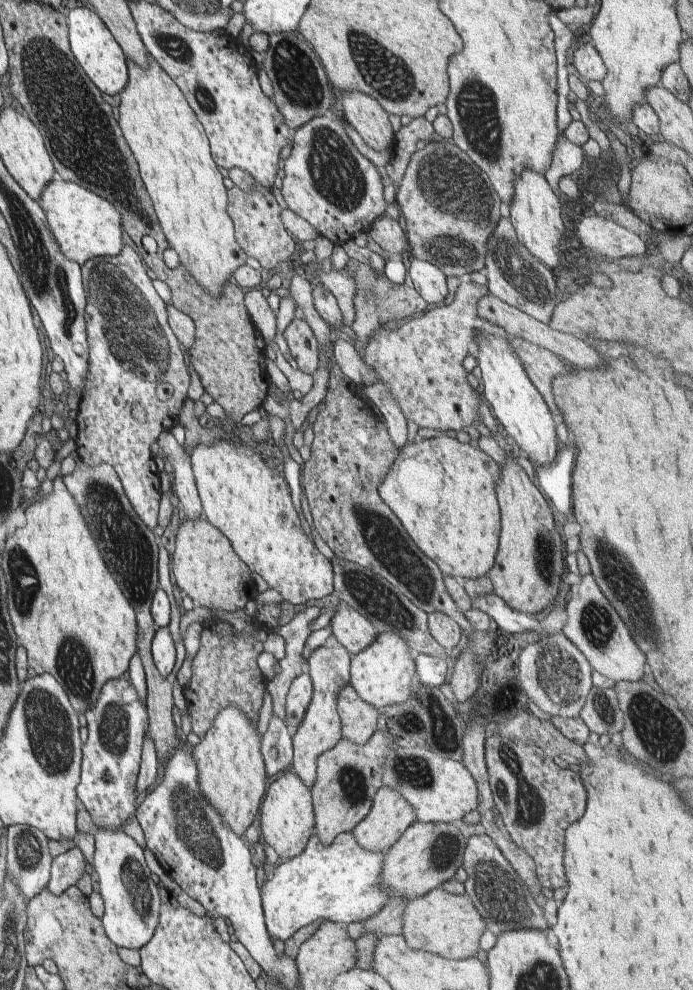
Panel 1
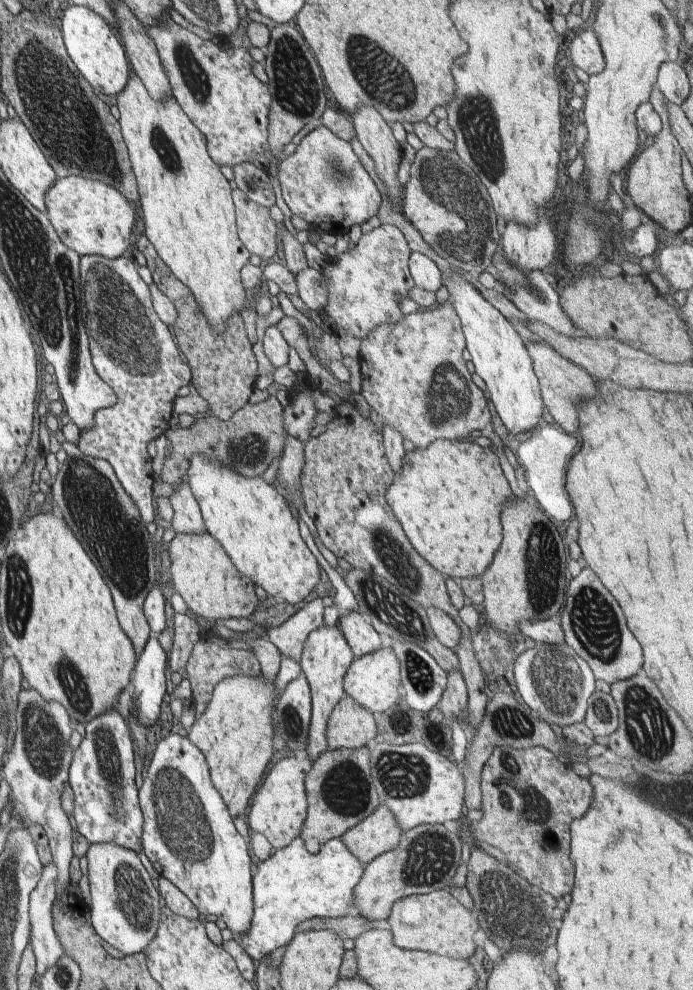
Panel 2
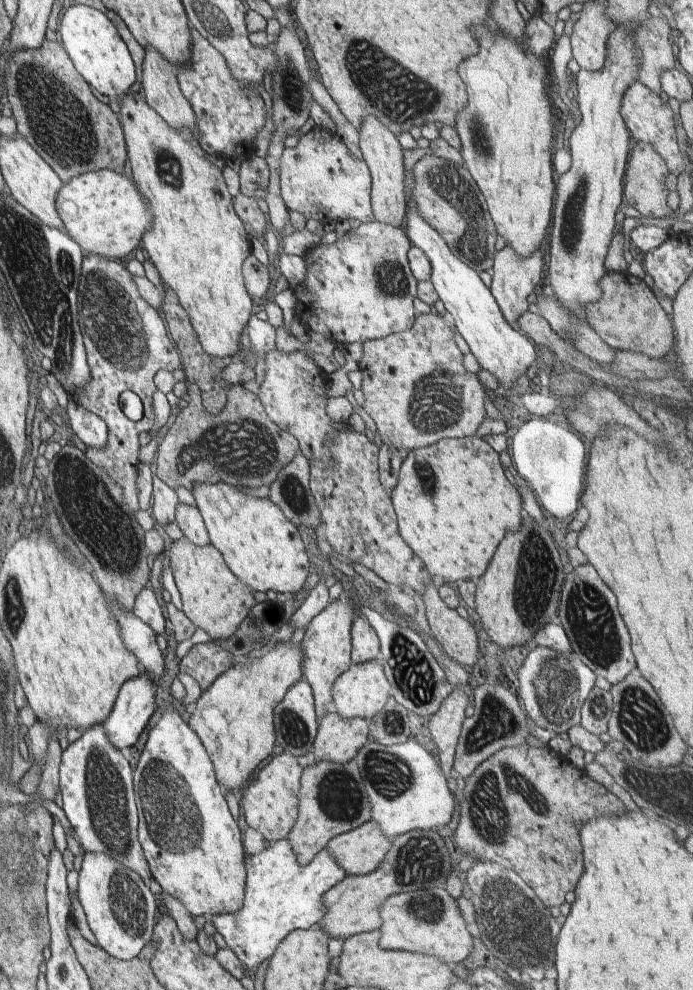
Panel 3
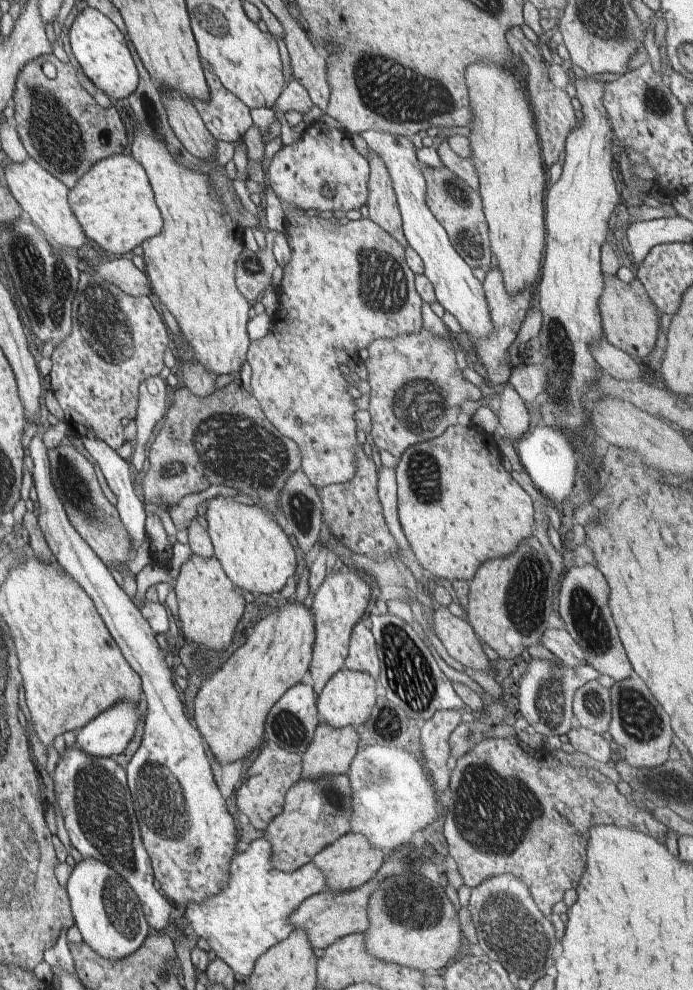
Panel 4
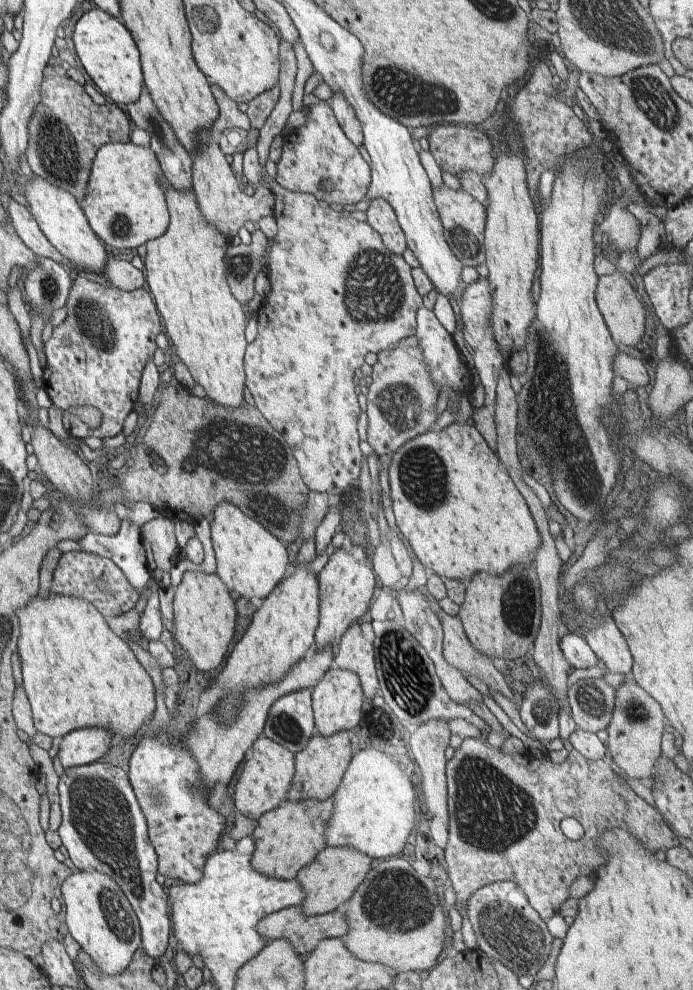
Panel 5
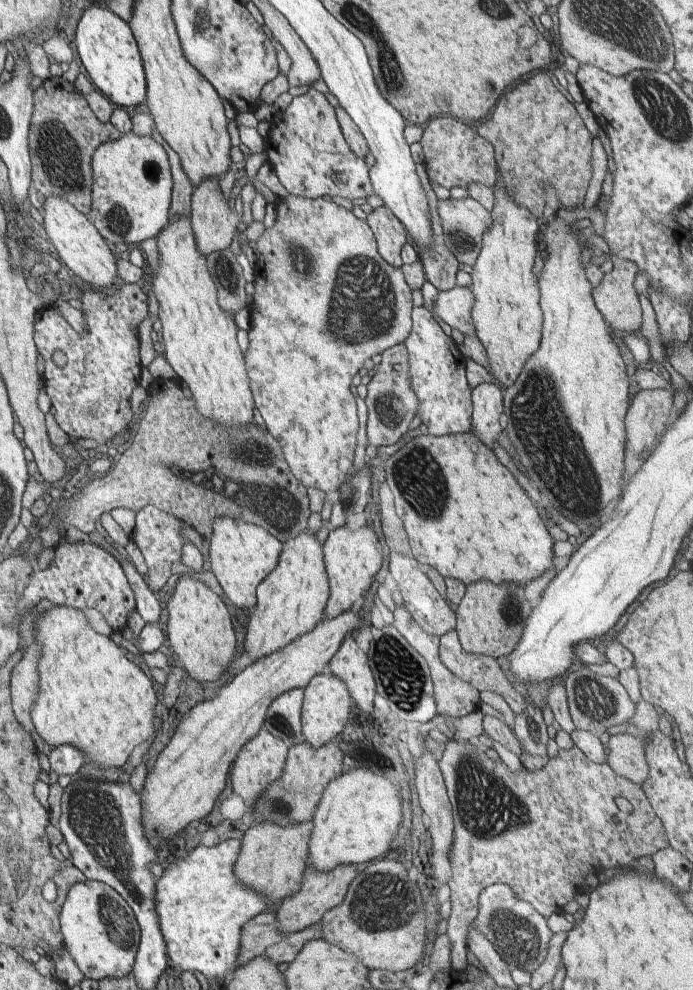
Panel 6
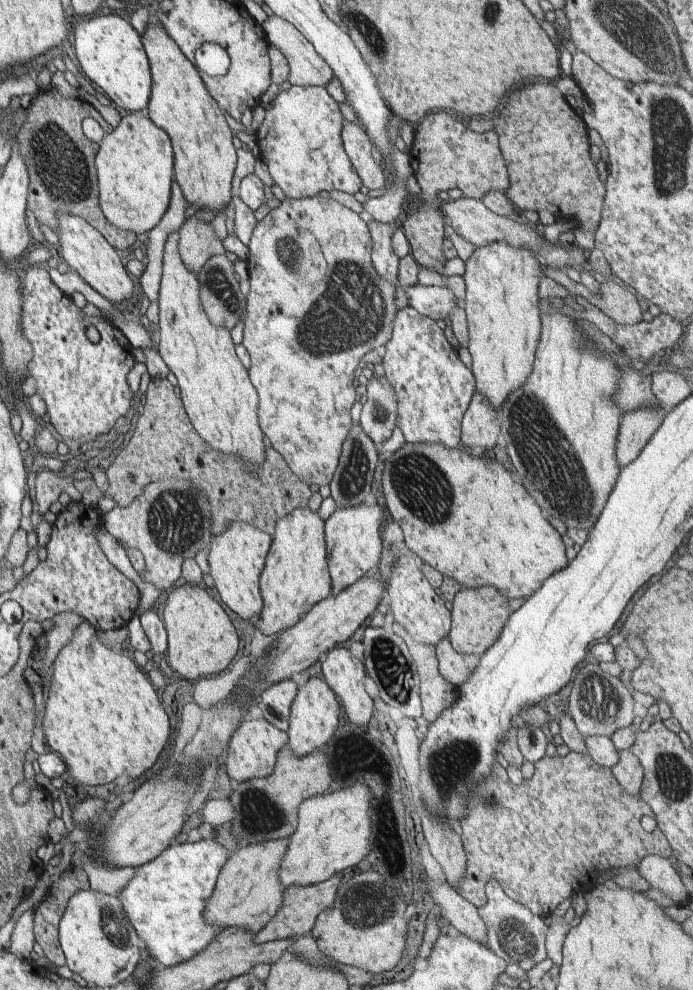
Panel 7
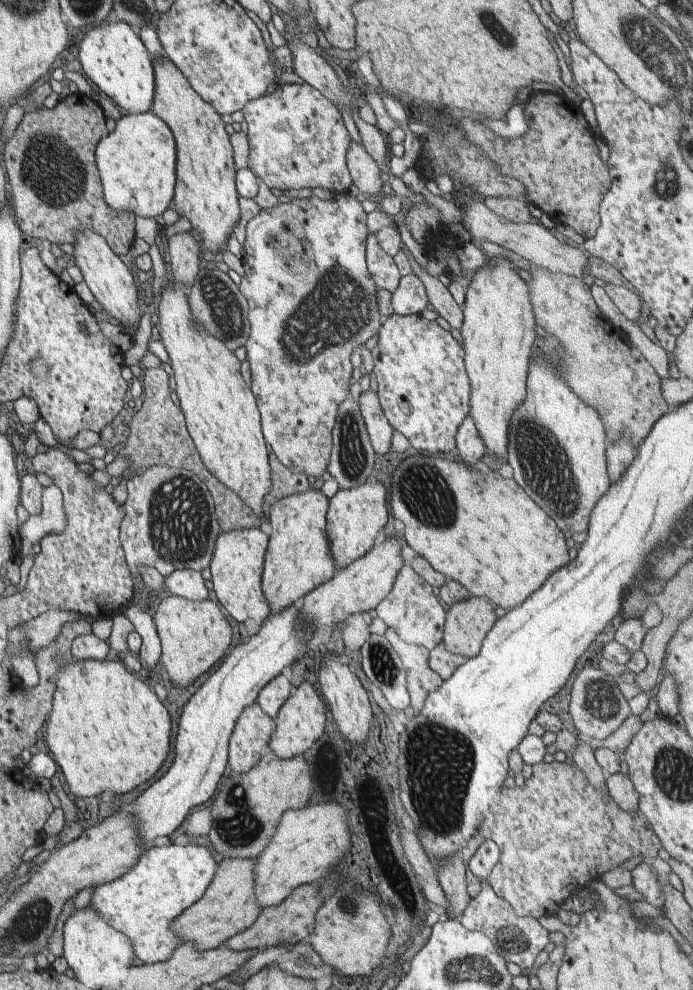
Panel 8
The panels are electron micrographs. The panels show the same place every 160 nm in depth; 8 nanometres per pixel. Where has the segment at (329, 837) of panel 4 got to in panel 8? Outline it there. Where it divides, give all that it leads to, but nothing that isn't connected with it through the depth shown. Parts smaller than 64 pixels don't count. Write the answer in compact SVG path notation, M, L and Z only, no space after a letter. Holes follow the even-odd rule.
M225 858L218 865L217 873L202 898L170 922L170 932L174 932L181 942L192 942L196 950L206 951L250 928L263 910L258 906L254 892L254 862L256 859Z

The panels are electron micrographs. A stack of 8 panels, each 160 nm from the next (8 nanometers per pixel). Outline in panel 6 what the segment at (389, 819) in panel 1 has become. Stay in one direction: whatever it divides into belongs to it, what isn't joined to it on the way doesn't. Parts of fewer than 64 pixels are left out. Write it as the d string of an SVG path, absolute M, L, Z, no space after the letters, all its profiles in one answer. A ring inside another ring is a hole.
M341 864L335 869L324 872L307 866L303 874L300 890L286 897L276 910L281 931L283 933L293 933L320 923L326 912L338 906L344 900L350 883L356 878L360 869L361 867L355 864Z

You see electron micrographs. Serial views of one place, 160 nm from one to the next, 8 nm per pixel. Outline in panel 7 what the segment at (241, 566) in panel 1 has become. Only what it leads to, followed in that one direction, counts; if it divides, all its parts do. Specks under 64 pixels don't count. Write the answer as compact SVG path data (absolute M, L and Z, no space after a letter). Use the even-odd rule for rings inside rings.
M186 583L174 588L166 598L162 616L167 633L166 659L178 677L192 681L218 674L234 660L240 648L236 628L204 585Z

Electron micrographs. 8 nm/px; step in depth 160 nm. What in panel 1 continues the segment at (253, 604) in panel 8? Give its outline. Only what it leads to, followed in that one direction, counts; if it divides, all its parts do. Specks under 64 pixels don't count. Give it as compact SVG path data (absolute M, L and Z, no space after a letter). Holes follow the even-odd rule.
M220 439L211 445L204 442L196 445L190 453L203 516L228 537L235 553L251 572L260 574L271 589L278 591L283 600L292 604L303 605L312 598L324 598L335 592L331 560L322 552L318 552L318 548L302 528L302 520L294 509L289 485L283 473L268 467L260 455L259 446L248 439L241 439L240 443Z

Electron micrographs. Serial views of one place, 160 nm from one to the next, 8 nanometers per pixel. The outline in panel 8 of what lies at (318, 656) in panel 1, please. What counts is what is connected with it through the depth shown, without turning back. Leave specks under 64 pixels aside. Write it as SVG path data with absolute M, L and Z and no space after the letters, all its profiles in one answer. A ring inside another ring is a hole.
M374 478L375 482L364 482L358 488L338 492L329 499L327 511L327 534L330 551L334 556L337 570L342 570L350 562L362 558L372 546L382 537L388 522L388 504L386 504L386 489Z

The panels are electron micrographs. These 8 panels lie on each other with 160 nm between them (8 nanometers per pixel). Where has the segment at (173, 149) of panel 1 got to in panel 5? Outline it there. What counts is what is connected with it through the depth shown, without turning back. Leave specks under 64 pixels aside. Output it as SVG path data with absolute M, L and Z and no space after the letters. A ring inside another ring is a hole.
M166 182L163 190L169 210L169 225L161 237L150 239L146 243L144 273L148 290L151 290L154 304L163 320L164 333L169 342L174 345L176 355L172 360L180 360L187 366L196 384L204 388L206 397L210 397L218 405L236 409L244 402L243 358L248 343L245 328L249 320L249 310L236 300L226 278L224 257L231 244L216 225L204 218L193 189L176 190Z

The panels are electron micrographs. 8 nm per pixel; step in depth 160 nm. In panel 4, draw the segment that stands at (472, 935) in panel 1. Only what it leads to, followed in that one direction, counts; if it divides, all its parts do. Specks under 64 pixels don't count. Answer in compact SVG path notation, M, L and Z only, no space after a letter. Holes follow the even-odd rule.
M422 876L388 877L372 893L368 905L370 926L365 934L367 952L380 961L442 973L460 954L462 931L448 895Z

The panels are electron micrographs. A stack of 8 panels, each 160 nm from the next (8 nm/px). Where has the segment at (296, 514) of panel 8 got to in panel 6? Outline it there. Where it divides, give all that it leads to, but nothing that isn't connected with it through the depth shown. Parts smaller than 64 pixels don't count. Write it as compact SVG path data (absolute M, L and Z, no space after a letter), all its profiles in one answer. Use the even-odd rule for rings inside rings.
M304 530L293 539L286 540L276 568L258 585L257 603L253 615L249 617L244 643L244 650L253 663L313 631L323 620L329 597L329 578L323 546L315 536Z

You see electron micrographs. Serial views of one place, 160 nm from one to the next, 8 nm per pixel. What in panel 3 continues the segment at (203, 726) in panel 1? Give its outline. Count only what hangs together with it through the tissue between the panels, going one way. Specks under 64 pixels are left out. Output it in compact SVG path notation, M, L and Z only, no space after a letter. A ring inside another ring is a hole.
M210 641L192 646L179 665L180 673L192 676L200 689L206 691L220 674L234 664L234 656L230 652L224 652L216 641Z

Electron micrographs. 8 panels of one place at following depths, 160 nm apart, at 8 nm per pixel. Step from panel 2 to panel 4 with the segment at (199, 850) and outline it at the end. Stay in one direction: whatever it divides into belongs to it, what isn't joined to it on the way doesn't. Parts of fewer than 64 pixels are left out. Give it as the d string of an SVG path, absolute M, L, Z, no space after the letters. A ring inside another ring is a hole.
M37 433L29 445L30 456L34 462L33 485L37 490L39 505L38 522L44 538L56 556L57 563L65 572L86 591L90 596L98 614L105 622L109 633L122 651L130 666L140 675L143 688L143 703L146 720L144 720L144 735L142 742L126 766L127 783L133 796L134 806L138 814L138 824L141 839L153 866L156 880L160 882L161 892L171 901L185 908L190 903L203 903L214 898L223 887L229 884L231 875L230 865L236 851L234 847L238 841L236 826L230 812L226 809L226 799L222 796L219 786L214 781L214 774L210 767L210 760L204 750L204 740L197 728L190 725L188 717L182 710L178 690L172 681L172 670L168 665L168 656L160 649L156 641L156 632L144 618L140 609L134 605L125 590L120 586L116 575L102 562L92 547L76 532L67 517L62 501L58 498L51 477L47 448L42 441L42 433Z

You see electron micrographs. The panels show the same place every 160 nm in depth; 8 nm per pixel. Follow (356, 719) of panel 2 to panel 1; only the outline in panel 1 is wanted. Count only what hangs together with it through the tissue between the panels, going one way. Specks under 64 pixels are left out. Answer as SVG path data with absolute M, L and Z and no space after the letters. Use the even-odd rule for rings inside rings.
M350 682L339 692L337 711L341 718L342 736L350 741L364 744L377 731L377 708L364 702Z

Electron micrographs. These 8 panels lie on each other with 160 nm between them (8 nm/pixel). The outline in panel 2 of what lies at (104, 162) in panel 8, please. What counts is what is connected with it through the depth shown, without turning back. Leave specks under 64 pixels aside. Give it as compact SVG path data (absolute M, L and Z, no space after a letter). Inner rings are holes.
M69 176L58 178L45 194L46 214L62 244L82 255L115 259L128 254L136 212L116 187L102 180Z

